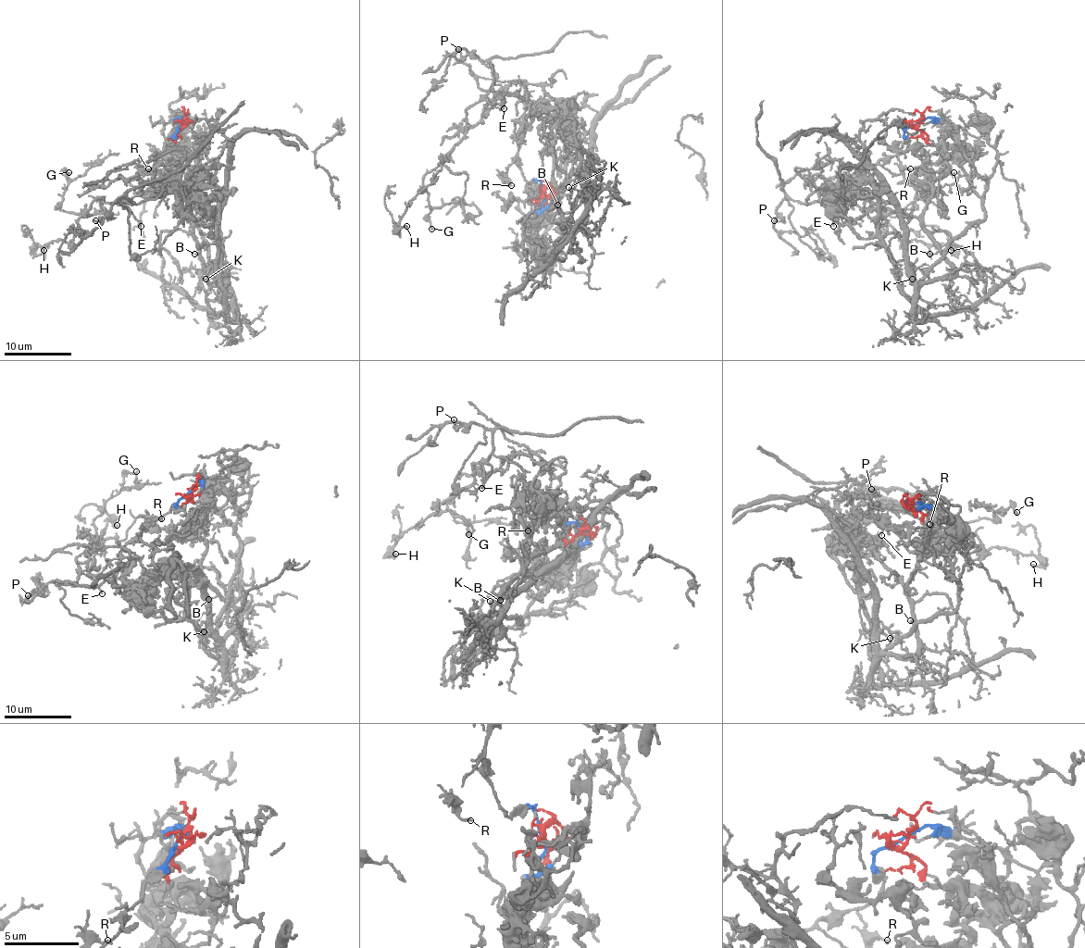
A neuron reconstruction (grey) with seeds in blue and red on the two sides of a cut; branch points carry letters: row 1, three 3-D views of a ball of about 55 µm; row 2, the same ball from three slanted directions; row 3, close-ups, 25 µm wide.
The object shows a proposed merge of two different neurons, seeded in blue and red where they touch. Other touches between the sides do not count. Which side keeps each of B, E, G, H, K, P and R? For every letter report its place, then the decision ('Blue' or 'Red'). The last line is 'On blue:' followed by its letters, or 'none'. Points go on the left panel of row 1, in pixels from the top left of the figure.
B: Place: (194, 254). Red
E: Place: (141, 226). Blue
G: Place: (68, 172). Blue
H: Place: (43, 250). Blue
K: Place: (205, 279). Red
P: Place: (95, 220). Blue
R: Place: (148, 168). Blue
On blue: E, G, H, P, R

